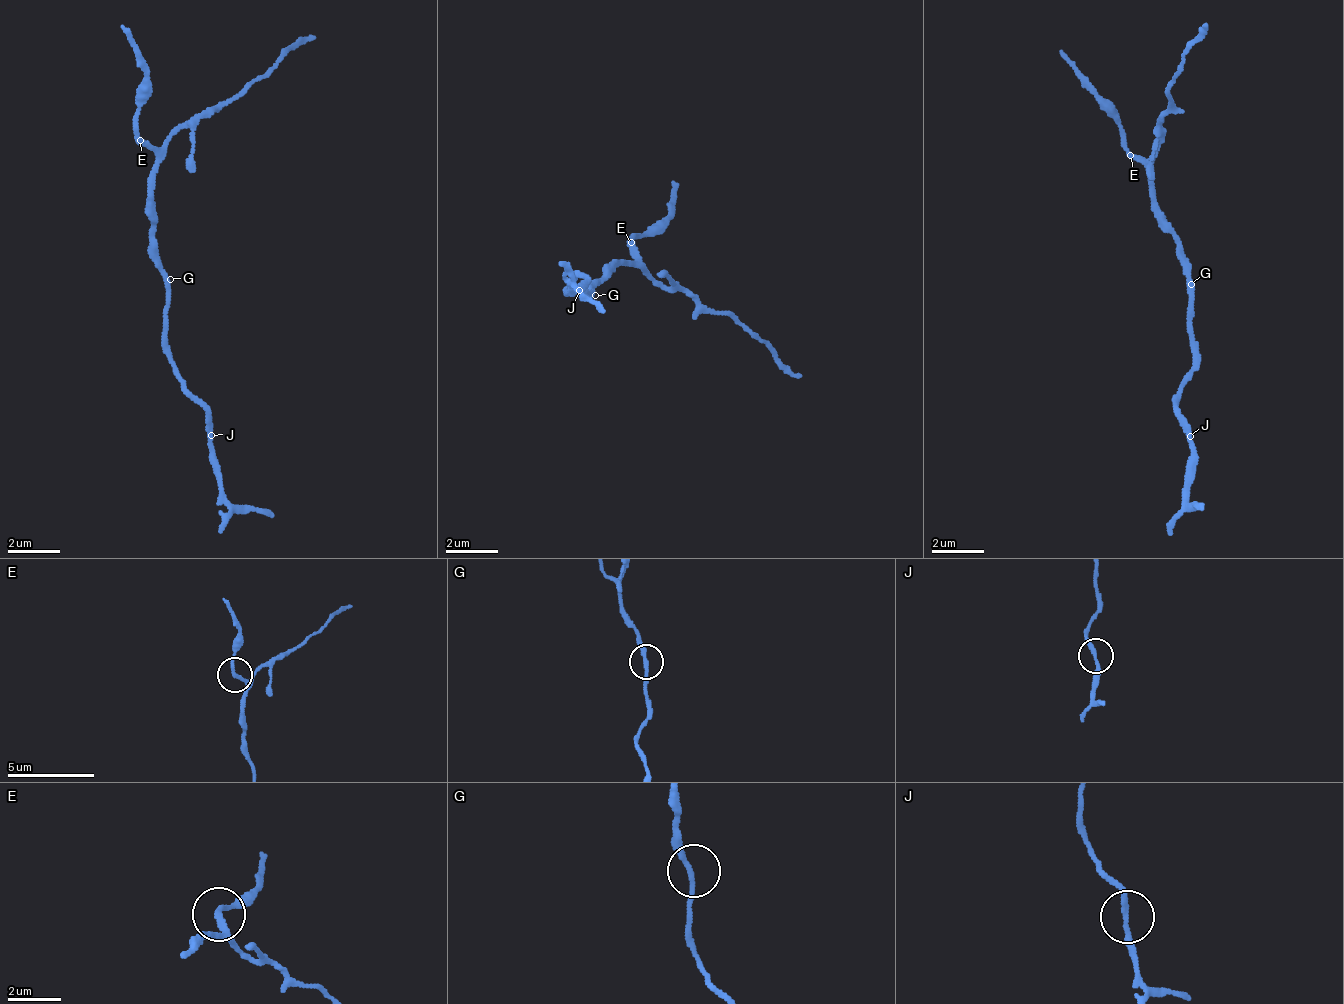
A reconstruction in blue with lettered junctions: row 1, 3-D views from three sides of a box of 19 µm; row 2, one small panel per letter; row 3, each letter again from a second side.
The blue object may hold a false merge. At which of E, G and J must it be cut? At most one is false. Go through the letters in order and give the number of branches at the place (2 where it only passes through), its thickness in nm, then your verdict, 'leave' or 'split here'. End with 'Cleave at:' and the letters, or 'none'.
E: 2 | 190 nm | leave
G: 2 | 200 nm | leave
J: 2 | 200 nm | leave
Cleave at: none

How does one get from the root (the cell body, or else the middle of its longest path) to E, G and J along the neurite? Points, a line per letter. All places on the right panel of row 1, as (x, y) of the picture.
E: (1187, 265), (1174, 246), (1174, 227), (1156, 208), (1156, 182), (1148, 175), (1148, 168), (1131, 157)
G: (1187, 265), (1187, 278), (1191, 284)
J: (1187, 265), (1193, 356), (1189, 381), (1180, 387), (1174, 411), (1178, 423), (1190, 436)

